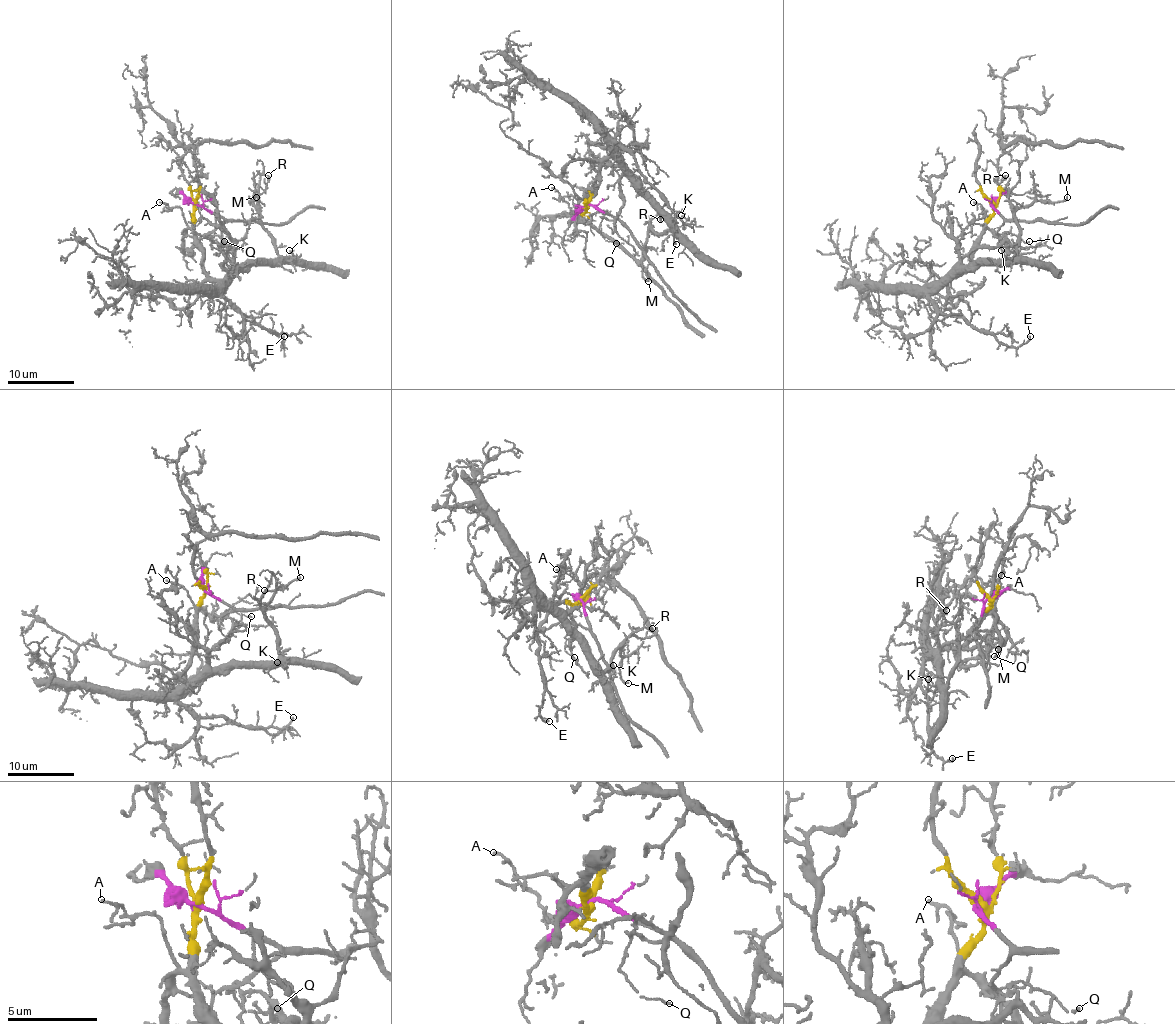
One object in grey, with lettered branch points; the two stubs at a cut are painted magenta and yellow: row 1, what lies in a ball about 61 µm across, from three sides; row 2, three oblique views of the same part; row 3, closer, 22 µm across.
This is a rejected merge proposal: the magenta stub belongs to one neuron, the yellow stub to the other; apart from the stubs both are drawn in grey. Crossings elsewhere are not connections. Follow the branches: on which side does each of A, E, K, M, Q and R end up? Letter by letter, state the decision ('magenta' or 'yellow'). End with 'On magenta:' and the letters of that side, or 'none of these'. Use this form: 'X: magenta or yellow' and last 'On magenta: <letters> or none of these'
A: yellow
E: yellow
K: yellow
M: yellow
Q: yellow
R: yellow
On magenta: none of these

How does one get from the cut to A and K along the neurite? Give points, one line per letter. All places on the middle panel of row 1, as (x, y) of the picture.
A: (587, 206), (582, 199), (560, 196), (552, 188)
K: (587, 206), (588, 193), (601, 165), (611, 156), (681, 226), (686, 221), (681, 216)

